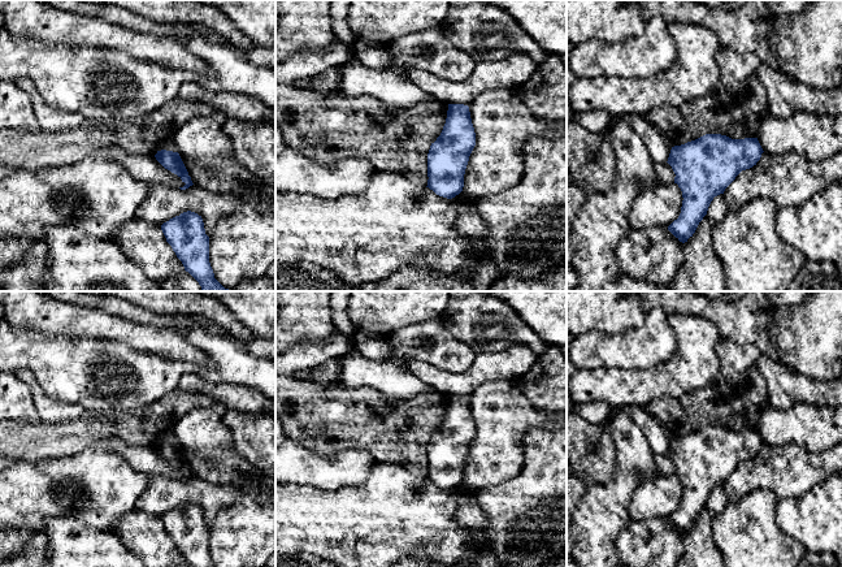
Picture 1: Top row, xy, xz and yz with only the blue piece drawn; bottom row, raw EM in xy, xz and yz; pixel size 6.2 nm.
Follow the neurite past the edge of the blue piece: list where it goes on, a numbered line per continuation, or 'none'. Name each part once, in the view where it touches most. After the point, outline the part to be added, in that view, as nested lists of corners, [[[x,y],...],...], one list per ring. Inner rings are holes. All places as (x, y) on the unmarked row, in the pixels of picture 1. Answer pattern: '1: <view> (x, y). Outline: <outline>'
none

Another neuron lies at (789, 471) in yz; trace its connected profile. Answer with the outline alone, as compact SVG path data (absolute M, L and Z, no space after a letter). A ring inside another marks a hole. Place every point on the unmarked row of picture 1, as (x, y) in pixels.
M765 442L750 460L742 462L725 480L724 490L728 502L738 502L755 489L767 489L778 498L800 497L832 475L842 471L842 442L824 451L808 451L795 443L769 446Z

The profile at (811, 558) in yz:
M807 551L798 567L842 567L842 559L829 551Z

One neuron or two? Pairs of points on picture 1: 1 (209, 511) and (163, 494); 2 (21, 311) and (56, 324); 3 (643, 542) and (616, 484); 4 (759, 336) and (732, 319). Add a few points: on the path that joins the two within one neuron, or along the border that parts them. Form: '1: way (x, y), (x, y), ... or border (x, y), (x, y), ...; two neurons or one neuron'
1: way (200, 500), (195, 494), (174, 494); one neuron
2: way (30, 311), (47, 320); one neuron
3: border (632, 520), (617, 536), (615, 548); two neurons
4: way (752, 330), (743, 321), (738, 321); one neuron

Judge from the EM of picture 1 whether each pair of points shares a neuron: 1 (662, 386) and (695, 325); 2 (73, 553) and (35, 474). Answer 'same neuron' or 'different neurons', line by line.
1: same neuron
2: different neurons

